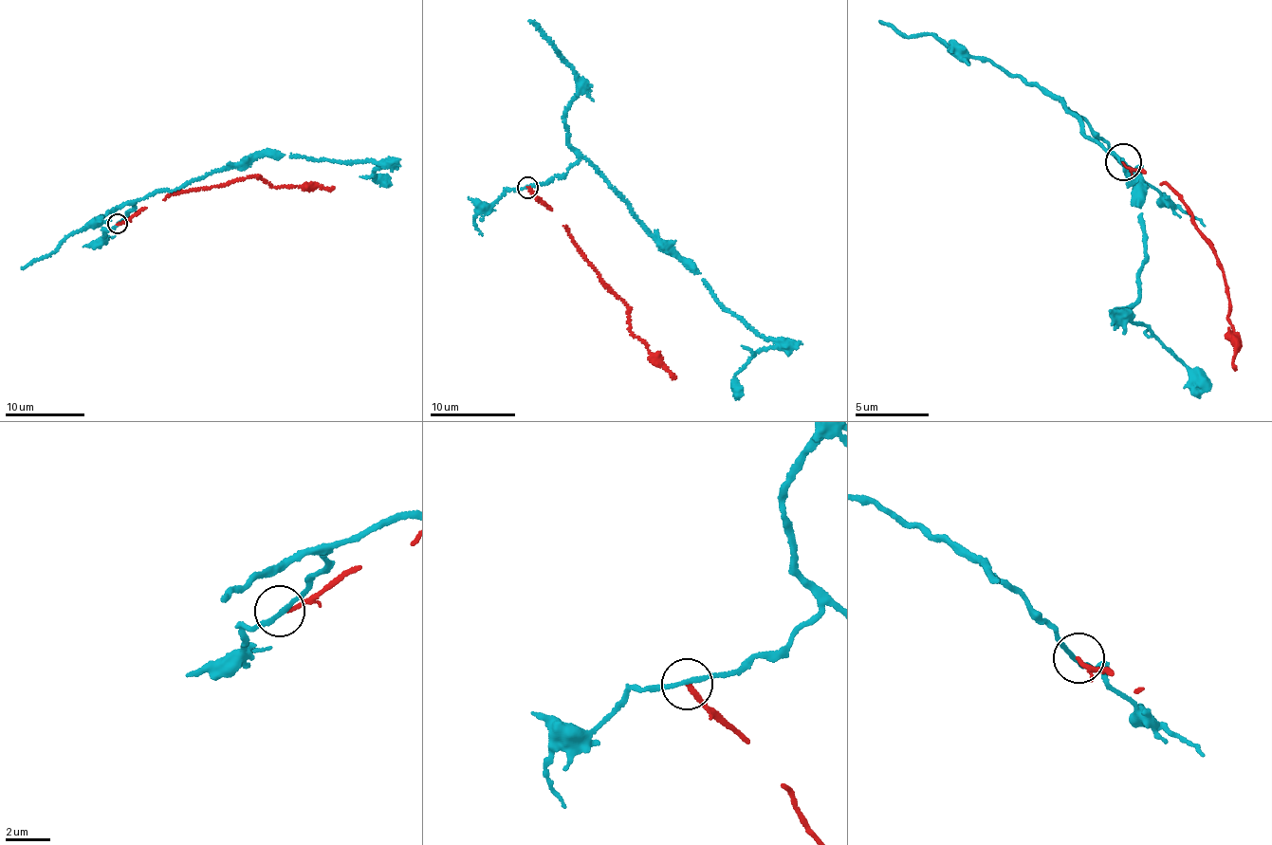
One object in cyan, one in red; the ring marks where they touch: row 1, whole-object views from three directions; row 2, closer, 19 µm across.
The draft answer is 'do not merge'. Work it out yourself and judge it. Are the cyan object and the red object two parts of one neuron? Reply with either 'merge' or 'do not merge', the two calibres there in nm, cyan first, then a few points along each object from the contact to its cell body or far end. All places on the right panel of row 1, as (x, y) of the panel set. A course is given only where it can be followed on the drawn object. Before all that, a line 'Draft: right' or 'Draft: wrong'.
Draft: right
do not merge; 180 nm thick on the cyan side, 190 nm on the other; cyan runs (1123, 162), (1085, 115), (1066, 108), (1135, 183), (1145, 257), (1128, 318), (1207, 375), (1211, 392); red runs (1123, 162), (1170, 185), (1215, 253), (1228, 304), (1236, 369)

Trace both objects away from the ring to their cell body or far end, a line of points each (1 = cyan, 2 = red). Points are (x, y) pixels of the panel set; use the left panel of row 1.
1: (117, 224), (133, 209), (132, 201), (245, 167), (258, 156), (365, 161), (383, 165), (374, 177), (389, 178)
2: (117, 224), (168, 195), (247, 177), (255, 176), (274, 187), (334, 189)

